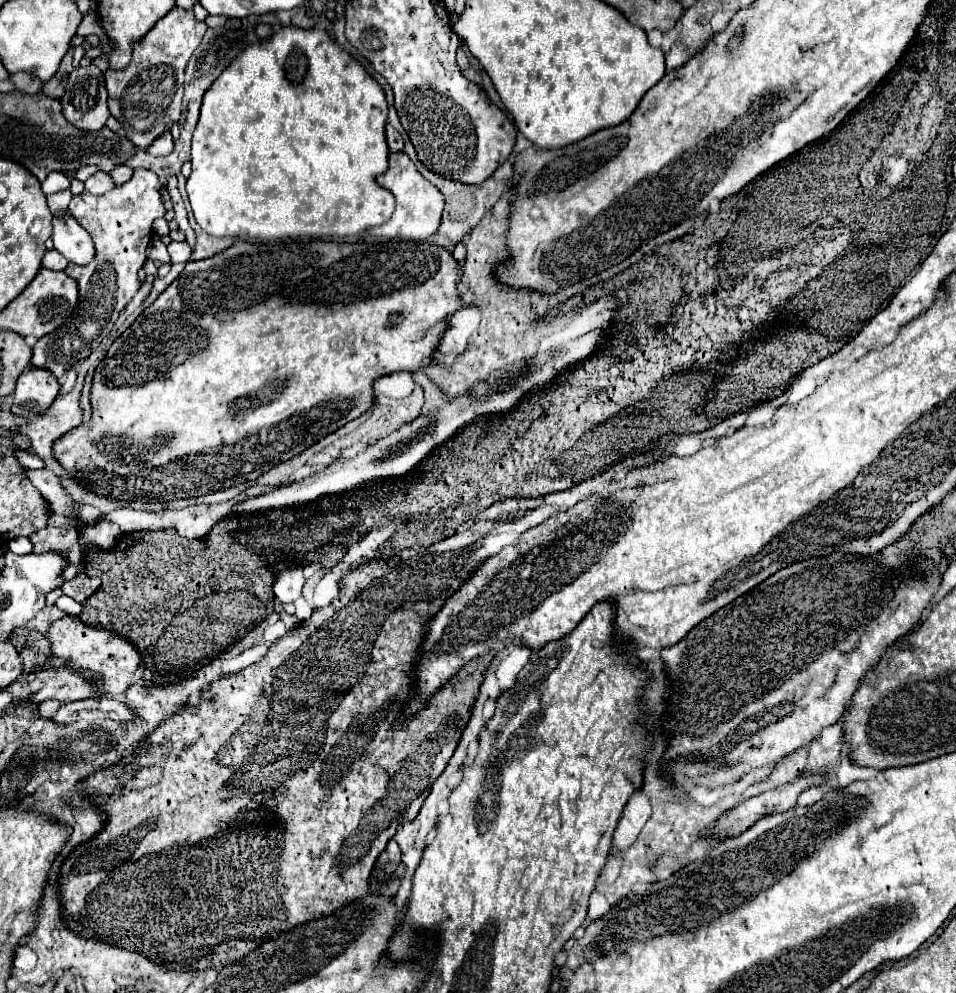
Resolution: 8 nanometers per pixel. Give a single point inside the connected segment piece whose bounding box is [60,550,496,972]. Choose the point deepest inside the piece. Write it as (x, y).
(320, 749)

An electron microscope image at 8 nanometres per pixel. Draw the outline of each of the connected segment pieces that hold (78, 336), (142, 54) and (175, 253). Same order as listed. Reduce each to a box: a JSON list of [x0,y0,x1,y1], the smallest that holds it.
[[30,170,166,378],[106,6,206,150],[168,242,190,262]]

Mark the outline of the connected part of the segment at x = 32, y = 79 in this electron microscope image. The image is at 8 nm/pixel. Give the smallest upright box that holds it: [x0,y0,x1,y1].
[10,72,44,94]

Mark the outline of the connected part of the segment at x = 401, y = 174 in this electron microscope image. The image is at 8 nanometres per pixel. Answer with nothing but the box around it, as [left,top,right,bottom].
[368,152,444,242]

